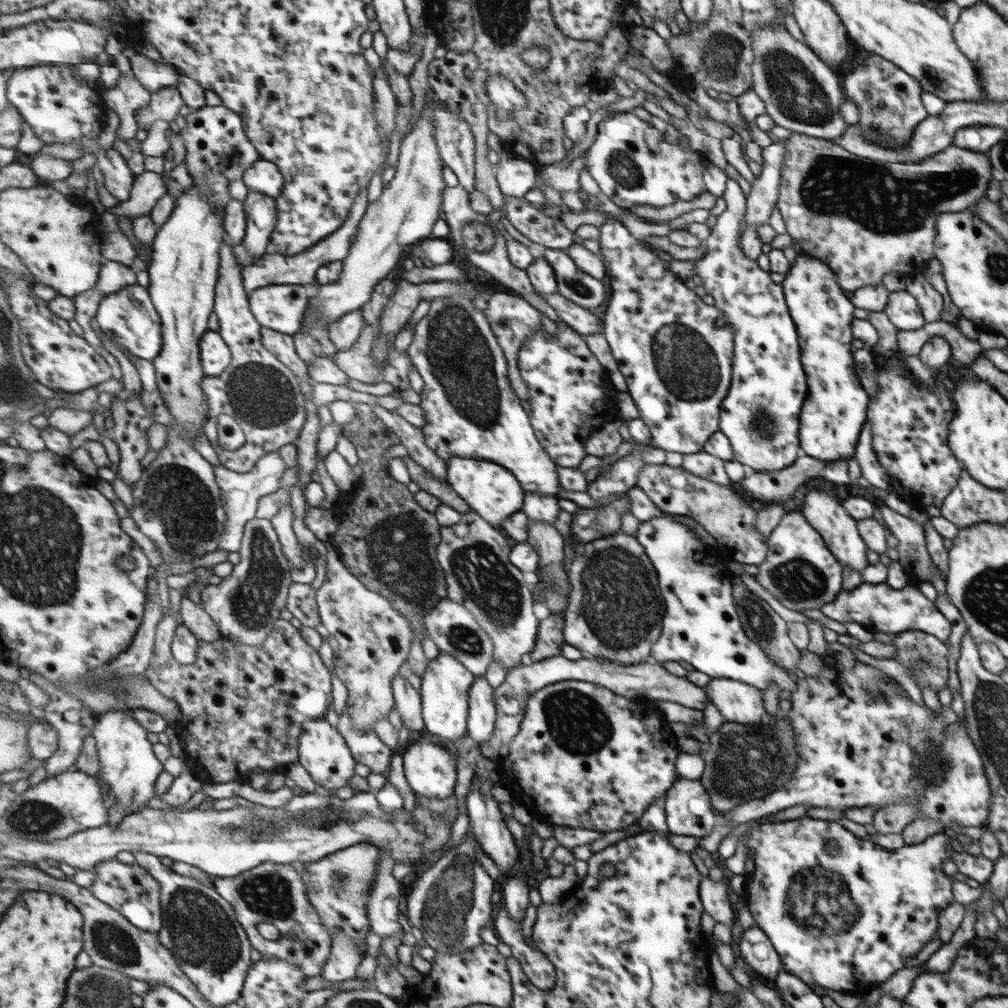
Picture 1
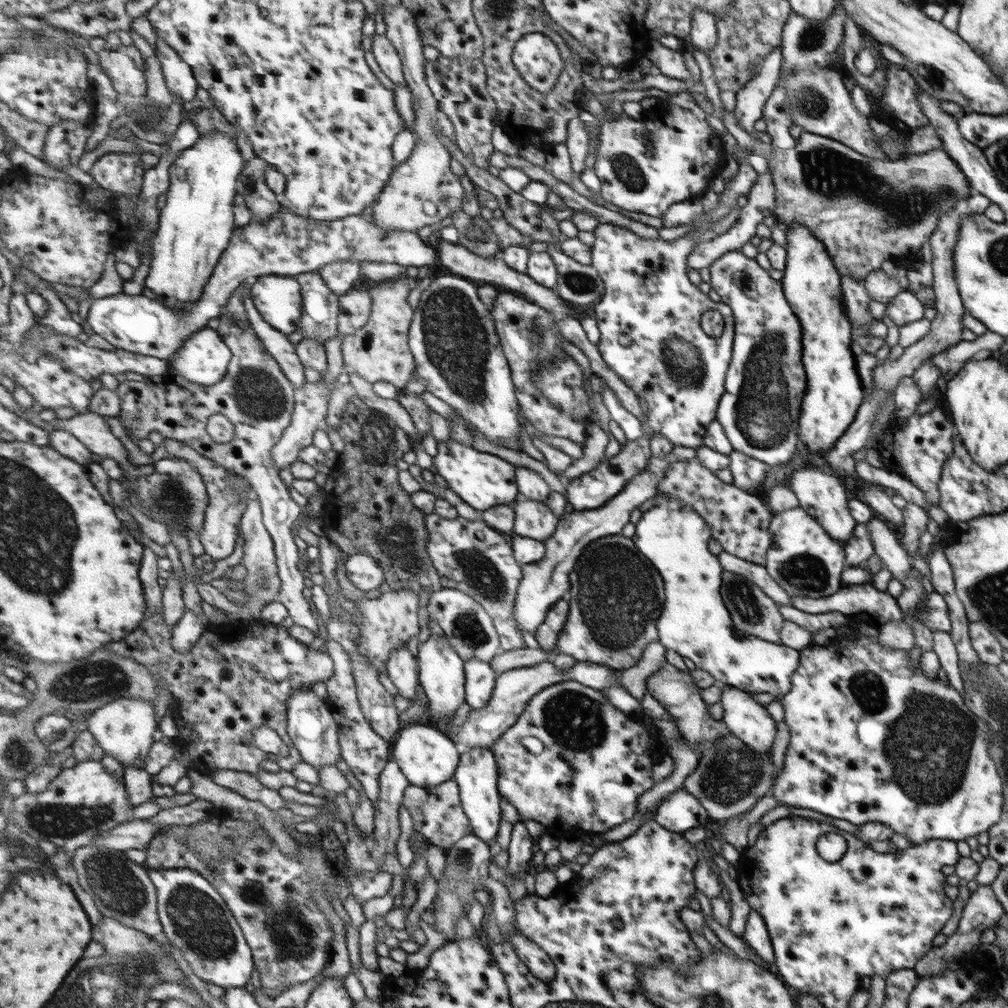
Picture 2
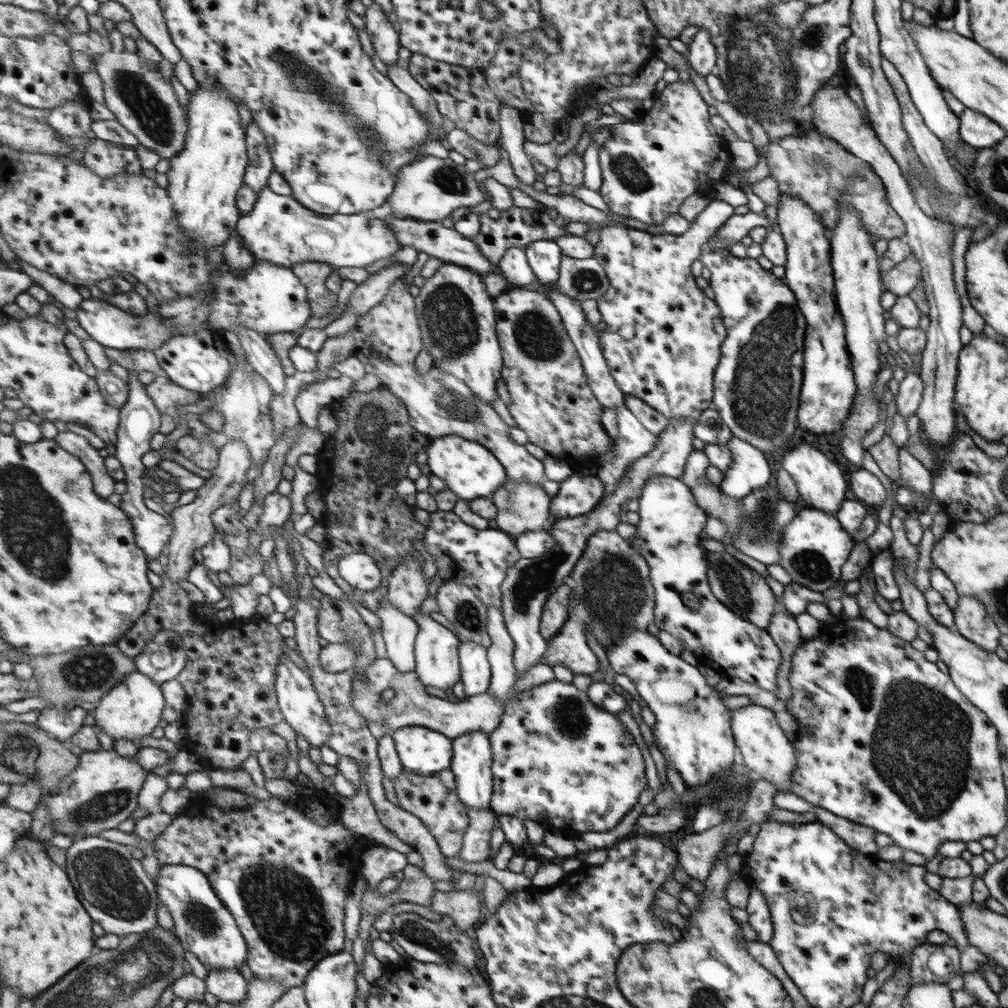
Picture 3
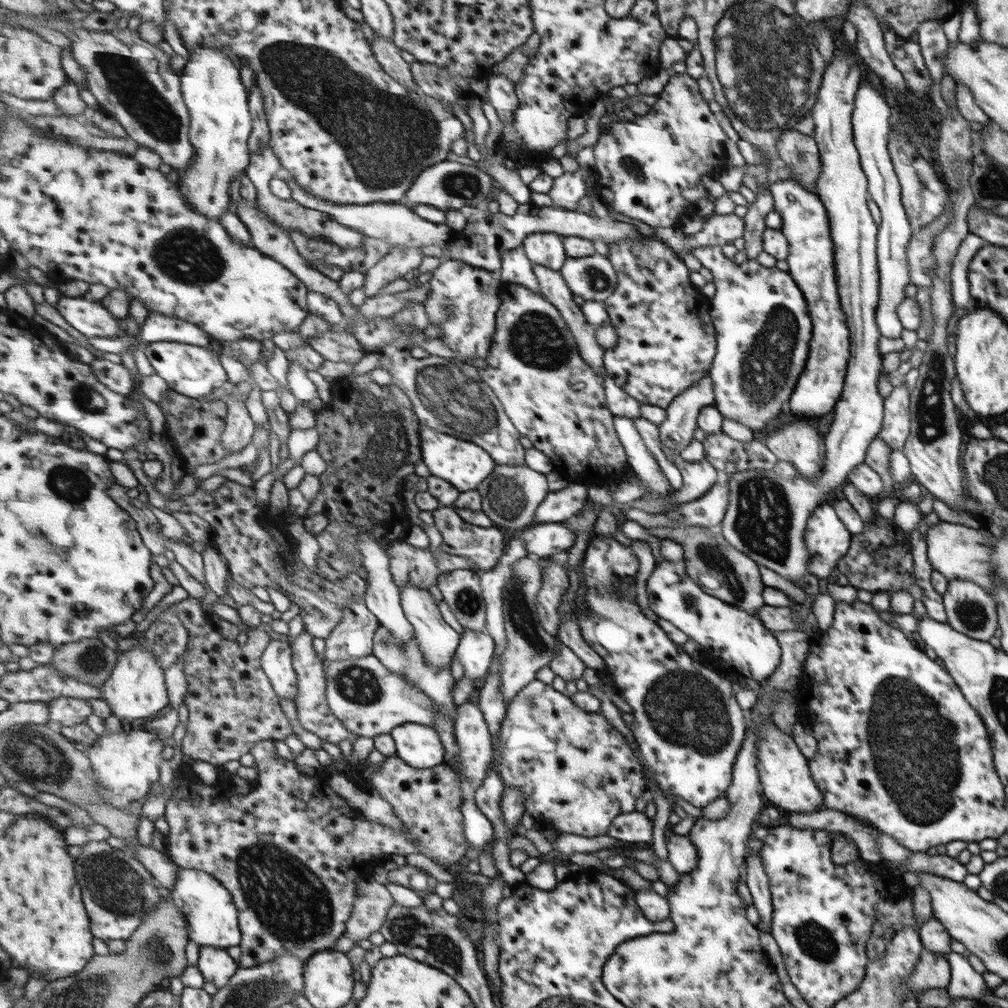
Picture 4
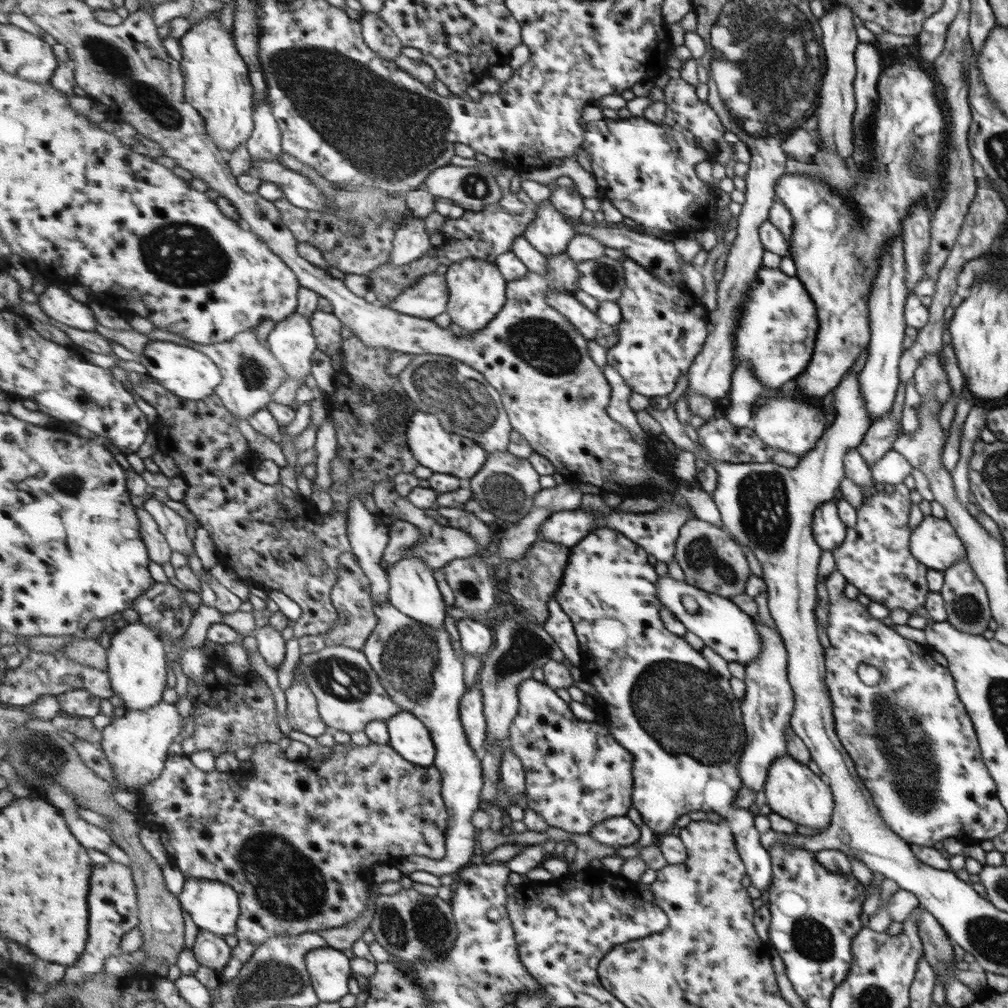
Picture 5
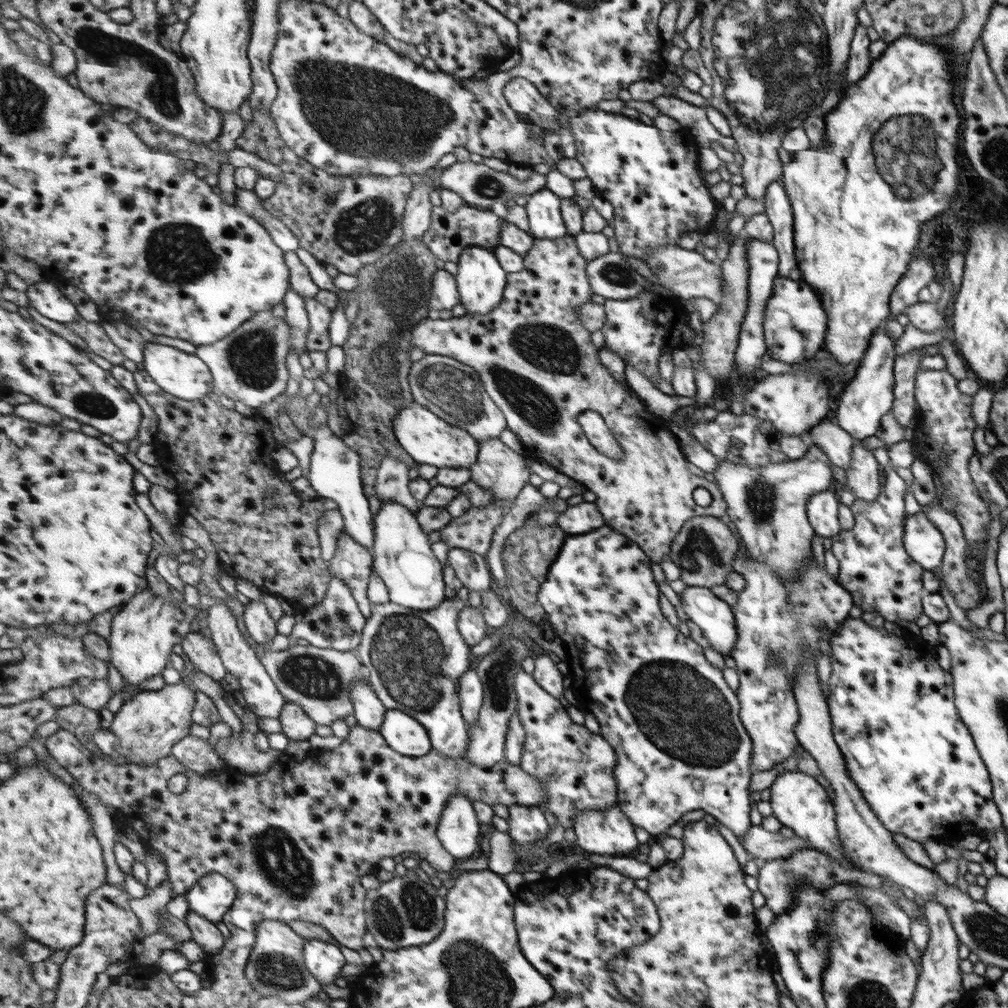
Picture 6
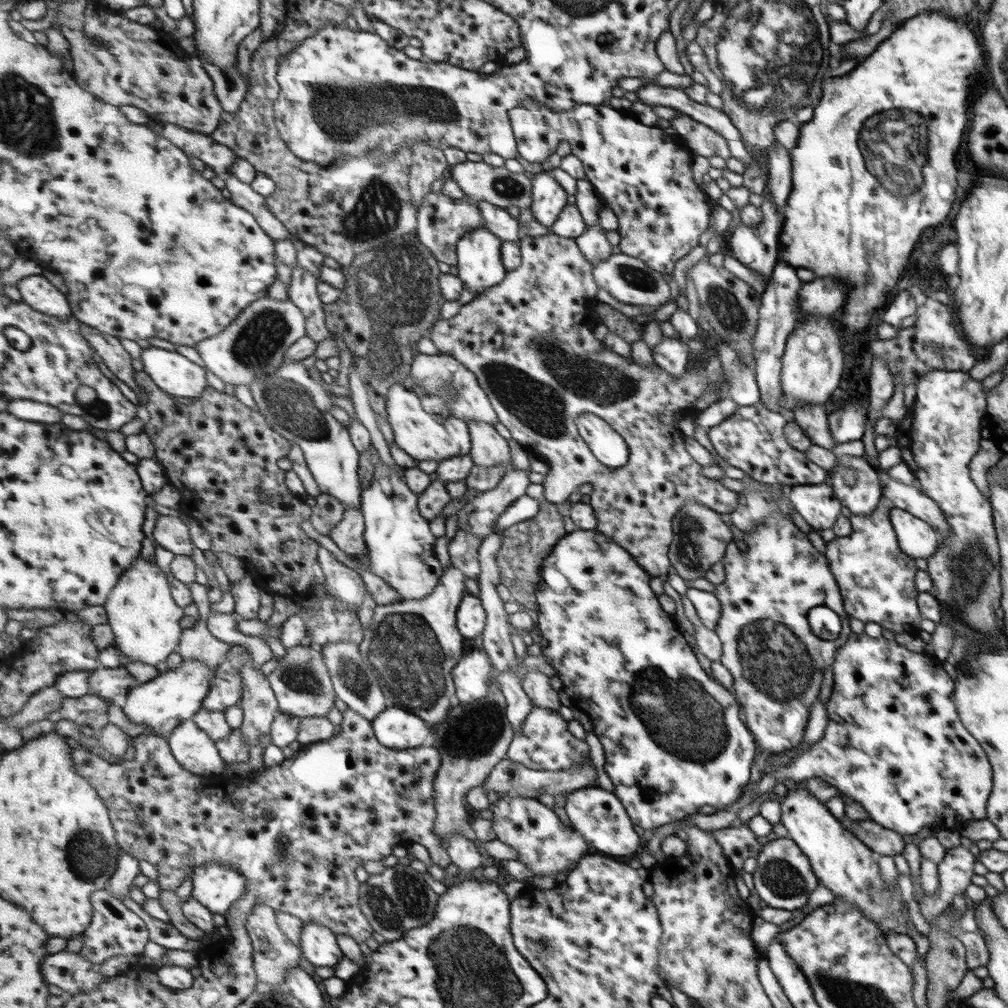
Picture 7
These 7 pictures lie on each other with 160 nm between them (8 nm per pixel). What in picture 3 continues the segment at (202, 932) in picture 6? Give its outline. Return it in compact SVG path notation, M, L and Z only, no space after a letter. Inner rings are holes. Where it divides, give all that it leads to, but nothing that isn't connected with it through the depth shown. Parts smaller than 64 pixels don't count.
M211 969L206 979L207 991L219 1002L243 1003L249 983L237 969Z

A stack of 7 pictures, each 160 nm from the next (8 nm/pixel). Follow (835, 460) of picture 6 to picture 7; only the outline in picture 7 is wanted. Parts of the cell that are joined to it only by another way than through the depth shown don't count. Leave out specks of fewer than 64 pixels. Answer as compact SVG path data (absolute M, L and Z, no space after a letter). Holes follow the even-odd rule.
M800 404L800 406L794 408L791 419L799 425L810 444L830 452L835 447L835 444L838 444L831 438L831 433L827 426L827 415L823 410L823 406Z

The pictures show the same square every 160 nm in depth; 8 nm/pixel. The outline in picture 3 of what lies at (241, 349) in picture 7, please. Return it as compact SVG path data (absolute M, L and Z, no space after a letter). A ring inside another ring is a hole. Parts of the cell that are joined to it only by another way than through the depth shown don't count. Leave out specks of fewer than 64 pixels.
M231 439L231 443L225 444L225 447L221 449L219 465L212 471L212 477L206 480L205 486L197 491L194 501L177 507L171 513L174 531L167 546L169 563L165 569L175 583L180 584L181 581L188 579L191 569L198 564L195 560L195 550L197 548L201 550L217 532L213 514L225 505L237 503L243 488L251 483L247 480L247 472L251 468L252 460L247 444L241 439Z

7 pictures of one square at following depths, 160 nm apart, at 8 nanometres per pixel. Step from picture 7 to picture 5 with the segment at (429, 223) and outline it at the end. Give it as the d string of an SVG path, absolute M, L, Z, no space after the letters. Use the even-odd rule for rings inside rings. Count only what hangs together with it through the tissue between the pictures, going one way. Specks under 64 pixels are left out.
M526 203L523 213L509 214L507 211L496 211L493 207L485 208L479 212L466 211L459 219L445 219L441 229L431 235L431 248L433 255L445 256L452 262L458 263L467 258L480 258L491 264L496 264L499 256L512 251L515 241L524 236L527 227L536 219L538 204Z

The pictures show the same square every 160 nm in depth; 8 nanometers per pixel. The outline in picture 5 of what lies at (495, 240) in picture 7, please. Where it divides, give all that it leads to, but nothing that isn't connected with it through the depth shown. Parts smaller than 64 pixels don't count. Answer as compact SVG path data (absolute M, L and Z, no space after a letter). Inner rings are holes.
M467 258L458 263L453 262L445 275L450 290L447 313L453 324L460 326L465 334L486 328L506 305L508 280L496 264L480 258Z

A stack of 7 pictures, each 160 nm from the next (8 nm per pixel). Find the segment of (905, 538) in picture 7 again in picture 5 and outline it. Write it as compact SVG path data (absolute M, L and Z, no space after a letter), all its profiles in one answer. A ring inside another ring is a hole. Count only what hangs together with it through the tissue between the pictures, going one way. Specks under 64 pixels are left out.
M931 515L923 516L921 523L910 531L909 545L910 553L928 569L943 572L952 564L956 564L964 558L966 560L966 550L954 527L946 519L939 520L939 518L934 518Z

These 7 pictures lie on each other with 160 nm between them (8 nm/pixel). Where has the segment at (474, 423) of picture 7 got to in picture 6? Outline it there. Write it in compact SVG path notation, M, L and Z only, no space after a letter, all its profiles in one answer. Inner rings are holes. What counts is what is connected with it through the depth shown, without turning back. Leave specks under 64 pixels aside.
M499 439L481 441L477 463L471 467L472 480L494 494L493 500L515 503L529 485L530 467L525 457L513 452Z

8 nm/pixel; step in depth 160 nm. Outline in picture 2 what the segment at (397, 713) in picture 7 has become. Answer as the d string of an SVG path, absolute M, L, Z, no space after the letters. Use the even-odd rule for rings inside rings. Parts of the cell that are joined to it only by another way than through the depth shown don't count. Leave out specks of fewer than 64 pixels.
M404 725L393 742L392 756L415 786L439 786L454 778L461 761L462 752L456 742L435 725Z

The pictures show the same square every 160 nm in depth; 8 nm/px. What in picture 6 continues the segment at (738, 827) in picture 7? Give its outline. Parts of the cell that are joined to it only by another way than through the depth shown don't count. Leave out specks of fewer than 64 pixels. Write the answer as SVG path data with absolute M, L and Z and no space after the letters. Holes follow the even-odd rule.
M761 825L750 826L739 843L753 860L767 861L777 858L787 858L800 848L810 848L810 844L798 836L787 838L780 833L770 833L761 828Z

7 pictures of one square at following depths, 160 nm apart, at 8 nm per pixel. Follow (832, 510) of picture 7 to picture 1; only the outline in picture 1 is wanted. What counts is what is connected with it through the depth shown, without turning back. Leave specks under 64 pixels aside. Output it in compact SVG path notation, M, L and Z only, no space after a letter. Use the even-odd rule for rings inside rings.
M800 512L785 514L769 533L766 545L765 558L757 565L754 579L787 610L801 613L802 609L817 609L841 593L842 566Z

